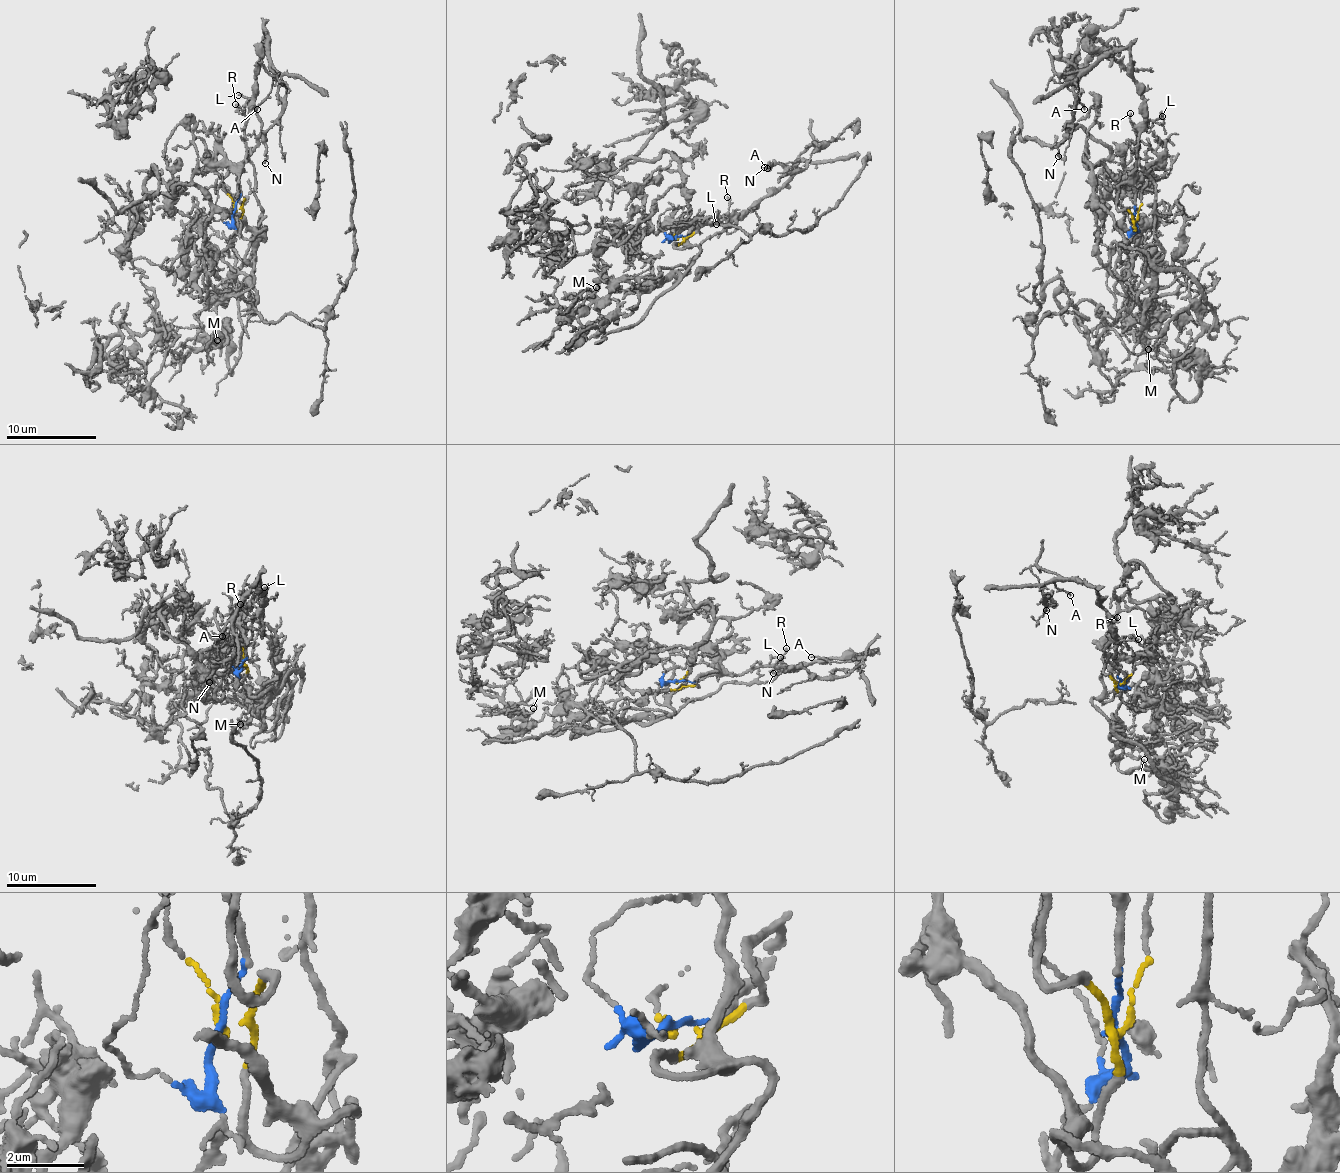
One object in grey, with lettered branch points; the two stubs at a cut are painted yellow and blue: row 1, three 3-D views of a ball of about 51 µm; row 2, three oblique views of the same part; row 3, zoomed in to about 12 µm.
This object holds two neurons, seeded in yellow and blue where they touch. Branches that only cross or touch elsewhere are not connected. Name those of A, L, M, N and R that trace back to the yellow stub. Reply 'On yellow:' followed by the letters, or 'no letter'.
On yellow: M

